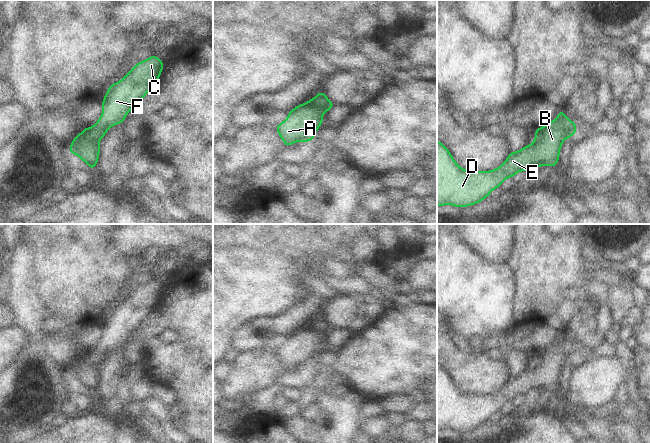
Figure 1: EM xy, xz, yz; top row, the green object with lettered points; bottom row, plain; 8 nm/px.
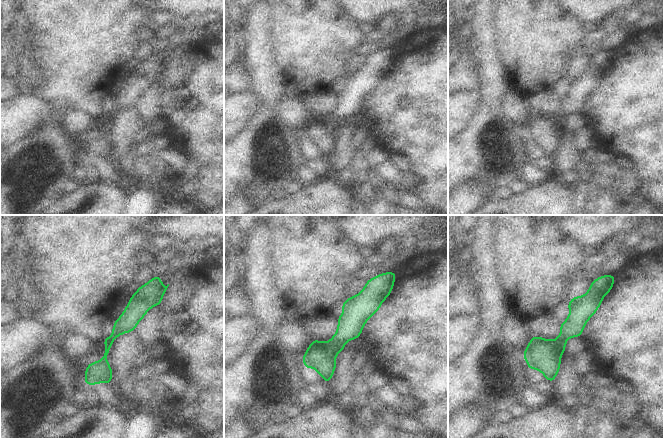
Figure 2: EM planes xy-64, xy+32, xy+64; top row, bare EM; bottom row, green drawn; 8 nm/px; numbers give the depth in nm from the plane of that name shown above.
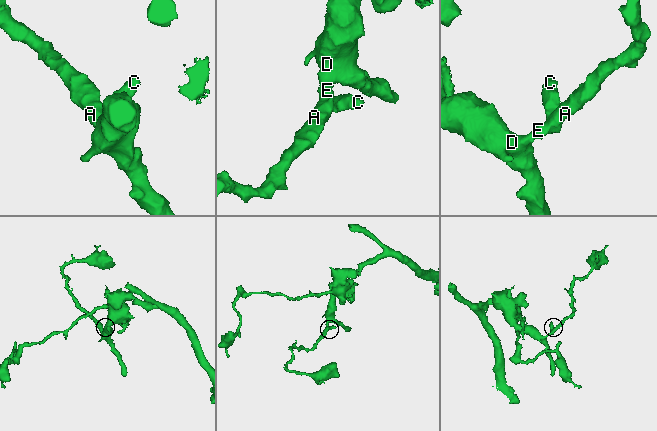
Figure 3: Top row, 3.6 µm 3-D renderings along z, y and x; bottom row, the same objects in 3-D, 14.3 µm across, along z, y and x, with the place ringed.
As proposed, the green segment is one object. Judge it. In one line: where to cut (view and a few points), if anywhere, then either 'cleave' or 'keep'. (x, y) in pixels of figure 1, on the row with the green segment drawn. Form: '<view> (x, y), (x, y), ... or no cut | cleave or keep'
xy (89, 128), (90, 138), (98, 142) | cleave

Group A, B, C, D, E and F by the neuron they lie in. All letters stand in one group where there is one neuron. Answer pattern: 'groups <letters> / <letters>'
groups A B D E / C F

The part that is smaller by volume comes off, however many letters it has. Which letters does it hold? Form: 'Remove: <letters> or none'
Remove: C, F

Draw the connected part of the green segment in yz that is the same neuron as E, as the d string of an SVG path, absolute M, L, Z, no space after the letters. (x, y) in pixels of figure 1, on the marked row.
M561 109L555 120L538 128L532 145L510 152L502 165L491 171L462 169L447 147L437 140L437 207L467 207L481 202L508 177L539 166L556 167L562 143L572 137L577 125Z

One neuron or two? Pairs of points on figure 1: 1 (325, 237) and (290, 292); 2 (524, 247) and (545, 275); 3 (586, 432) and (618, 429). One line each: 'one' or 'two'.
1: one
2: one
3: one

